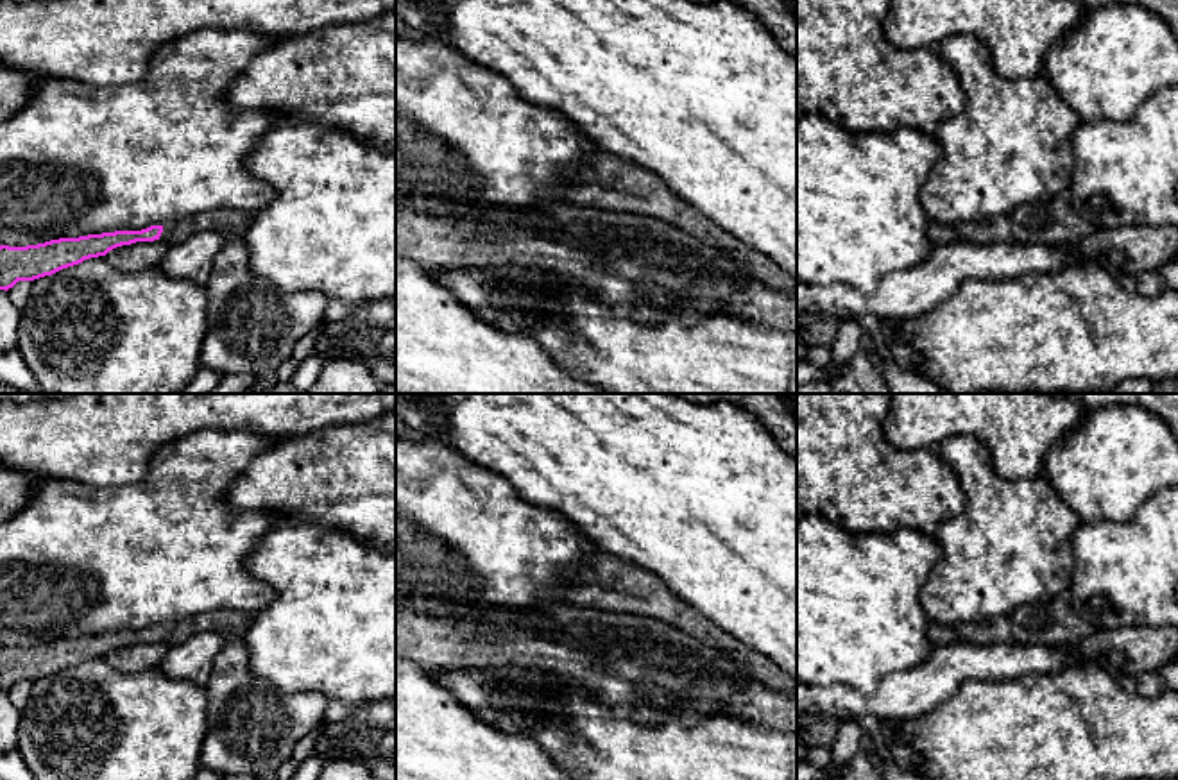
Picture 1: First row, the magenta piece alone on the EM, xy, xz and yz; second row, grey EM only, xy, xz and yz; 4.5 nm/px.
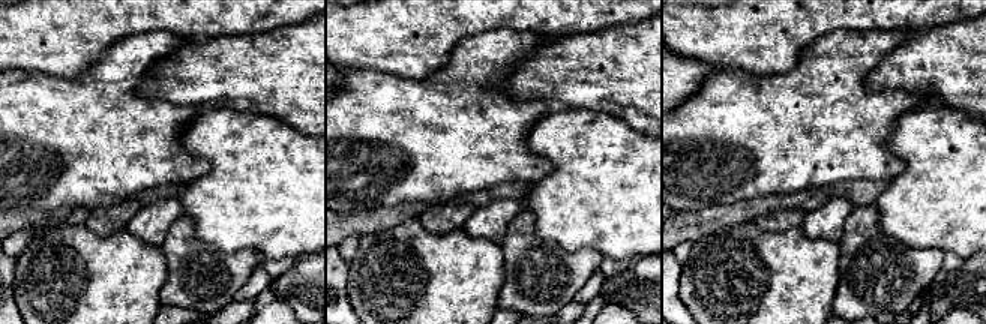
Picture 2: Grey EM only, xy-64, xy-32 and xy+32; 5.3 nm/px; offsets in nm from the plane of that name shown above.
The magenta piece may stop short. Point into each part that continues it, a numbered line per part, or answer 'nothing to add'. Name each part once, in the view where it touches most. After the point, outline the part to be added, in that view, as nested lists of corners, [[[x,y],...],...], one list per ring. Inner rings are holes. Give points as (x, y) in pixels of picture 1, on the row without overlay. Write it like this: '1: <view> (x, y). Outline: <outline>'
1: xy (231, 625). Outline: [[[215,610],[163,626],[159,640],[175,646],[199,632],[217,632],[227,642],[240,640],[254,614],[238,610]]]

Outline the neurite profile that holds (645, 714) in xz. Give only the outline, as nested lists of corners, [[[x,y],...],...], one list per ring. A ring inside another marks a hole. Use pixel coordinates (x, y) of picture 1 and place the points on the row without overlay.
[[[650,705],[630,707],[621,712],[644,726],[655,726],[671,717],[679,717],[687,725],[695,725],[704,717],[714,716],[714,714],[698,714],[689,707],[650,707]]]

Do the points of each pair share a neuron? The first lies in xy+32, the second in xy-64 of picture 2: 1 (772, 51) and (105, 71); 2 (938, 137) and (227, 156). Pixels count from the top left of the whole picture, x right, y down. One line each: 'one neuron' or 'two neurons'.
1: two neurons
2: one neuron

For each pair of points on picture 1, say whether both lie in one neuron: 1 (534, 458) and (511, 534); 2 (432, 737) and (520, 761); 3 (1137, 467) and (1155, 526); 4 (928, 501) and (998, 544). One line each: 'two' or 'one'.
1: two
2: one
3: two
4: two

